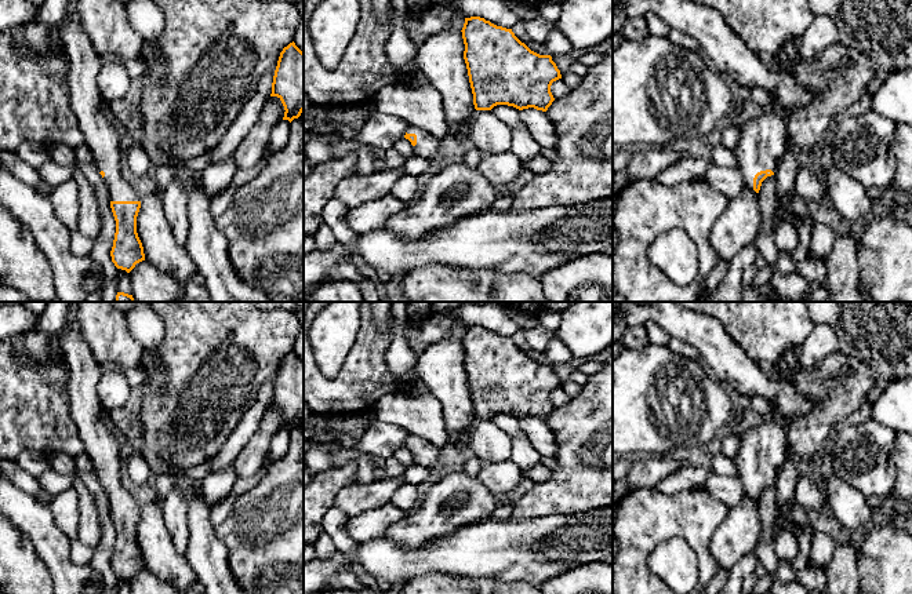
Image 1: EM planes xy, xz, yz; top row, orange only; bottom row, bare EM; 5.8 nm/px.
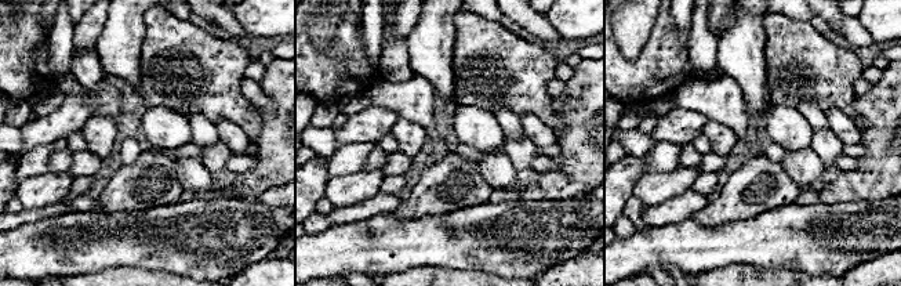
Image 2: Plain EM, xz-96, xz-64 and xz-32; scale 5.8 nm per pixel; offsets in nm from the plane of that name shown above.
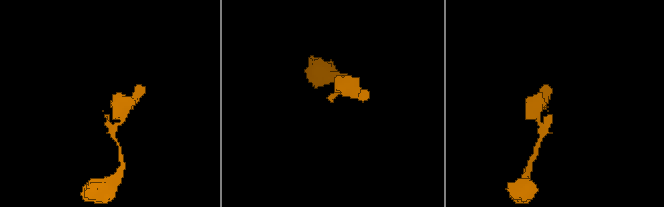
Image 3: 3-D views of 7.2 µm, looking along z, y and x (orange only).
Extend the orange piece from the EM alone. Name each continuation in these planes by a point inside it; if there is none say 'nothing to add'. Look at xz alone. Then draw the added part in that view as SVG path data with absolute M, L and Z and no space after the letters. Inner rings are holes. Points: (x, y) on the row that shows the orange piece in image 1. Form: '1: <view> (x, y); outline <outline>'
1: xz (427, 146); outline M408 127L406 132L417 135L417 145L414 146L415 156L422 158L430 158L436 156L442 139L433 136L419 127Z

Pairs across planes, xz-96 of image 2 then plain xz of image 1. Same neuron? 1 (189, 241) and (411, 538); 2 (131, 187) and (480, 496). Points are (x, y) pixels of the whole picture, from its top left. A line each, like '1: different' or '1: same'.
1: different
2: same

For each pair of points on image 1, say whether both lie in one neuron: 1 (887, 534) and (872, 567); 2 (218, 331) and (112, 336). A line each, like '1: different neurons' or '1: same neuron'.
1: same neuron
2: different neurons

